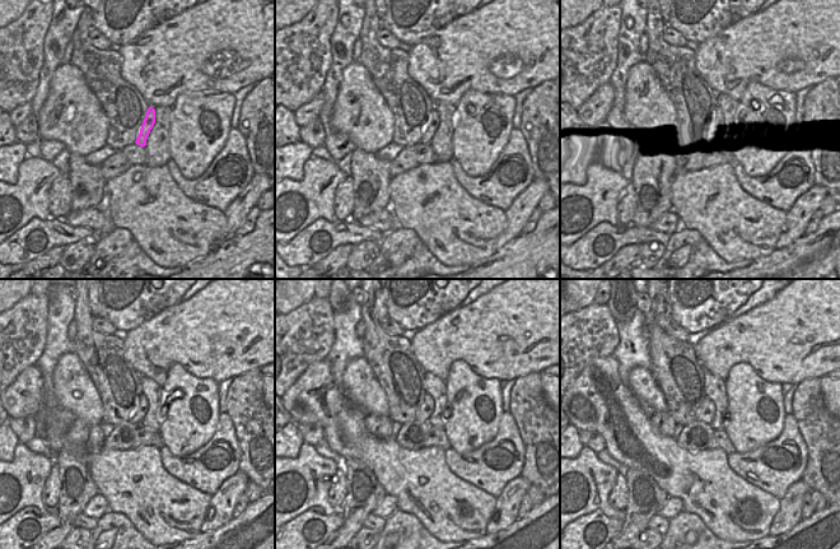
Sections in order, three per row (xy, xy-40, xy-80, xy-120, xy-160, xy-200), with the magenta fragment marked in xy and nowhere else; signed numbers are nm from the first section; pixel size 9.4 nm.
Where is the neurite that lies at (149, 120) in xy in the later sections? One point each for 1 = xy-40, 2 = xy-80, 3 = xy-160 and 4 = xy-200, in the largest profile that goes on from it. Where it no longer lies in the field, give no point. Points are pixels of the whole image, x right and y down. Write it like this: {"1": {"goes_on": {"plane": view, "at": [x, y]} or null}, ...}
{"1": {"goes_on": {"plane": "xy-40", "at": [433, 121]}}, "2": {"goes_on": {"plane": "xy-80", "at": [709, 135]}}, "3": {"goes_on": {"plane": "xy-160", "at": [424, 412]}}, "4": {"goes_on": {"plane": "xy-200", "at": [705, 412]}}}

